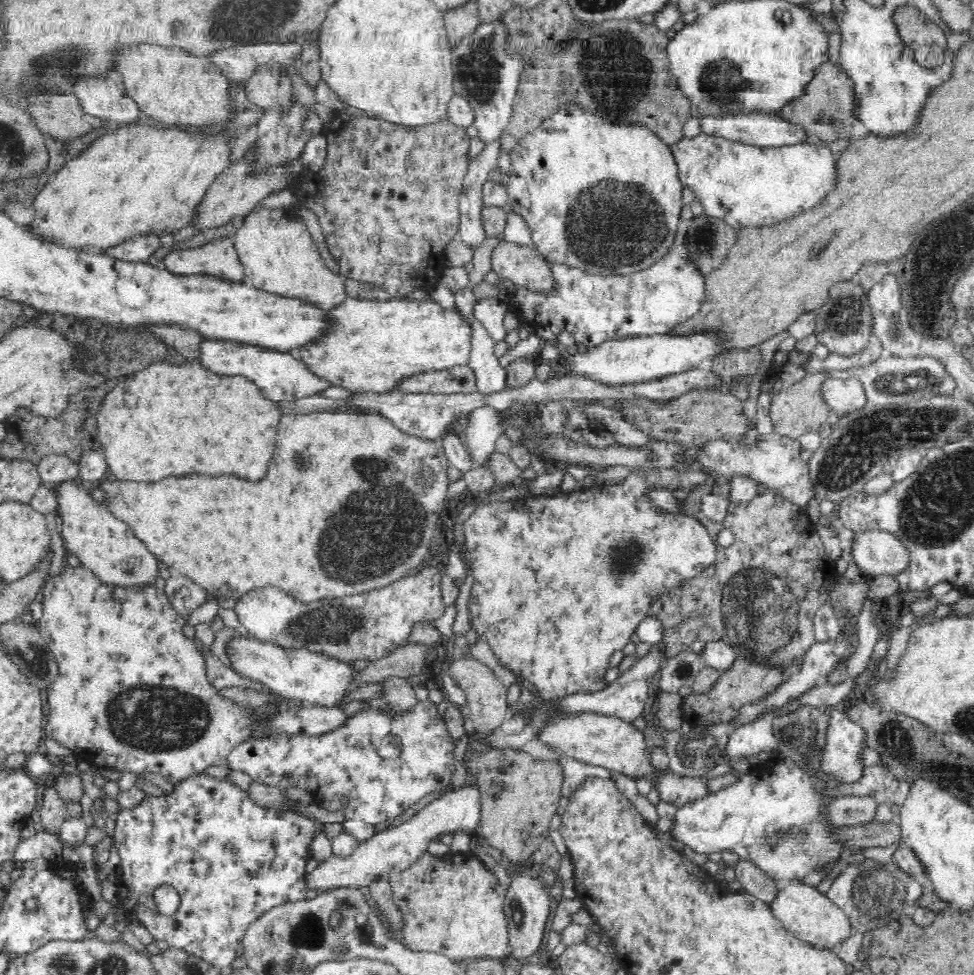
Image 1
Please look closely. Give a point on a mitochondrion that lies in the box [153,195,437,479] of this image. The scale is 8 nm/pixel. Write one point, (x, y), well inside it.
(303, 460)

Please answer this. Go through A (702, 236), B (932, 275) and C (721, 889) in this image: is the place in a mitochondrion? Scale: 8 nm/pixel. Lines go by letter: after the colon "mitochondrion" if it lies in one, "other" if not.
A: mitochondrion
B: other
C: other

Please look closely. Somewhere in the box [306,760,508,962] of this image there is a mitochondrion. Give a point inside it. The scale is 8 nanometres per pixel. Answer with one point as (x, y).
(363, 931)

